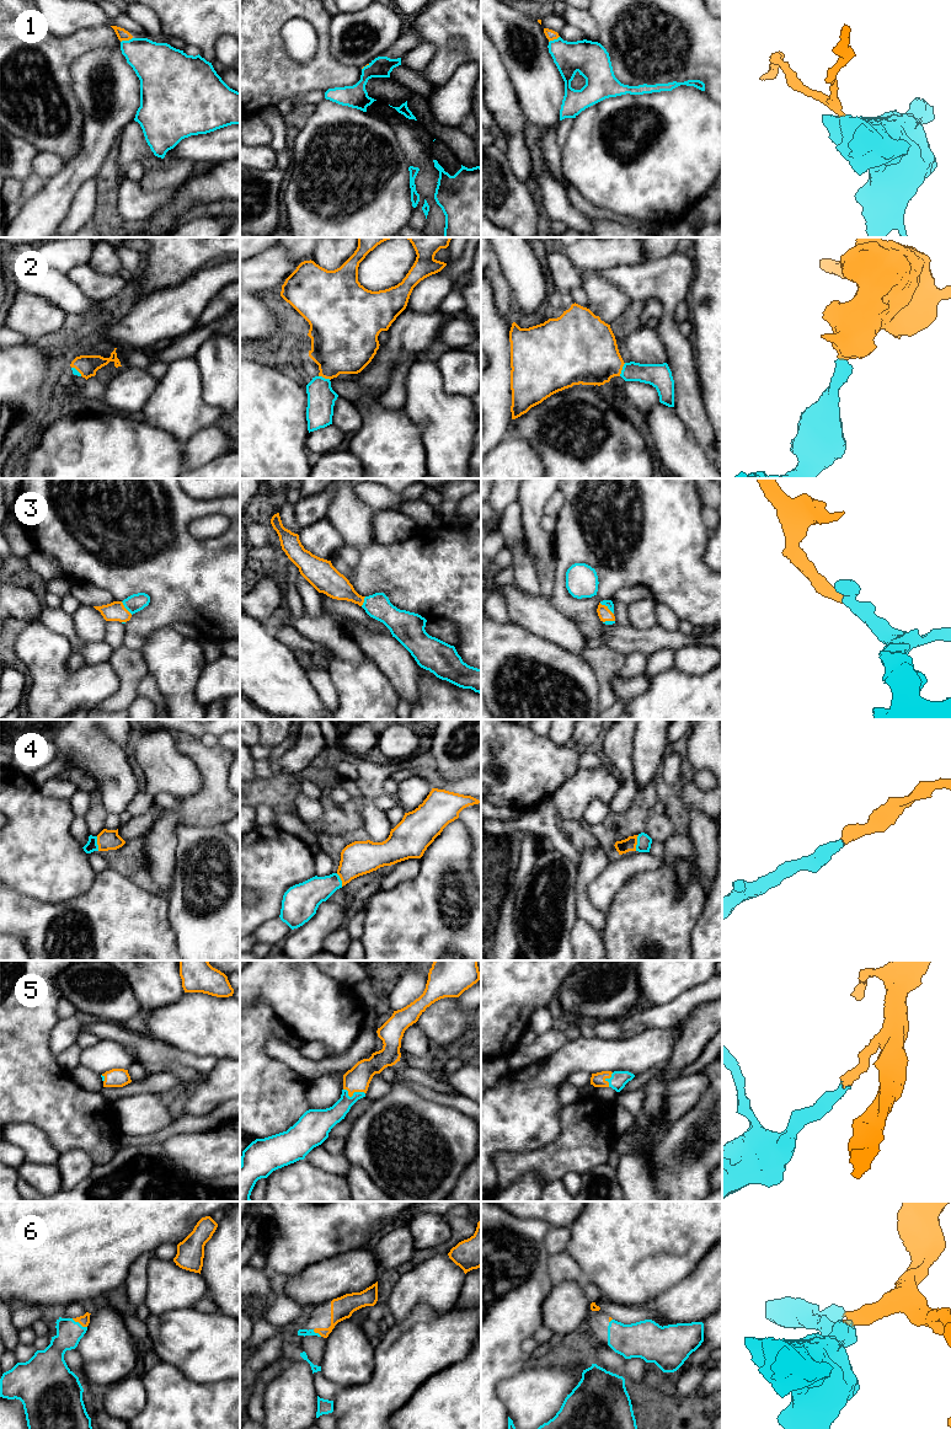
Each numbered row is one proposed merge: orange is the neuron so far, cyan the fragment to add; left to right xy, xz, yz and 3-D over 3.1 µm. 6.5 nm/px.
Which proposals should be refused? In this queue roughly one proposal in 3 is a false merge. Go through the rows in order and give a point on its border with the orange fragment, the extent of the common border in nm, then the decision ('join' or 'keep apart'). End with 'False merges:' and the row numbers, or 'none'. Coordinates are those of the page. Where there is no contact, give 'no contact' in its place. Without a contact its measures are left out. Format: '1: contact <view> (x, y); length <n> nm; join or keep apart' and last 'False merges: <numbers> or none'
1: contact xy (126, 39); length 90 nm; keep apart
2: contact yz (621, 369); length 100 nm; join
3: contact yz (607, 608); length 120 nm; join
4: contact yz (636, 843); length 110 nm; join
5: contact xz (353, 1092); length 150 nm; join
6: contact xy (79, 1322); length 120 nm; join
False merges: 1

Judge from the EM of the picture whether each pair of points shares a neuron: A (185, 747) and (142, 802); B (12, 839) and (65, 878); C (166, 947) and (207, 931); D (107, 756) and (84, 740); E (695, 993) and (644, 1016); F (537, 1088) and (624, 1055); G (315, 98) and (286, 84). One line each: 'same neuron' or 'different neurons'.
A: different neurons
B: same neuron
C: different neurons
D: same neuron
E: same neuron
F: same neuron
G: different neurons

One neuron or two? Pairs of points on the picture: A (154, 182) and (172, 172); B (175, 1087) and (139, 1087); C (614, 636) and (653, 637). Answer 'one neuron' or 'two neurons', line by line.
A: one neuron
B: one neuron
C: one neuron

